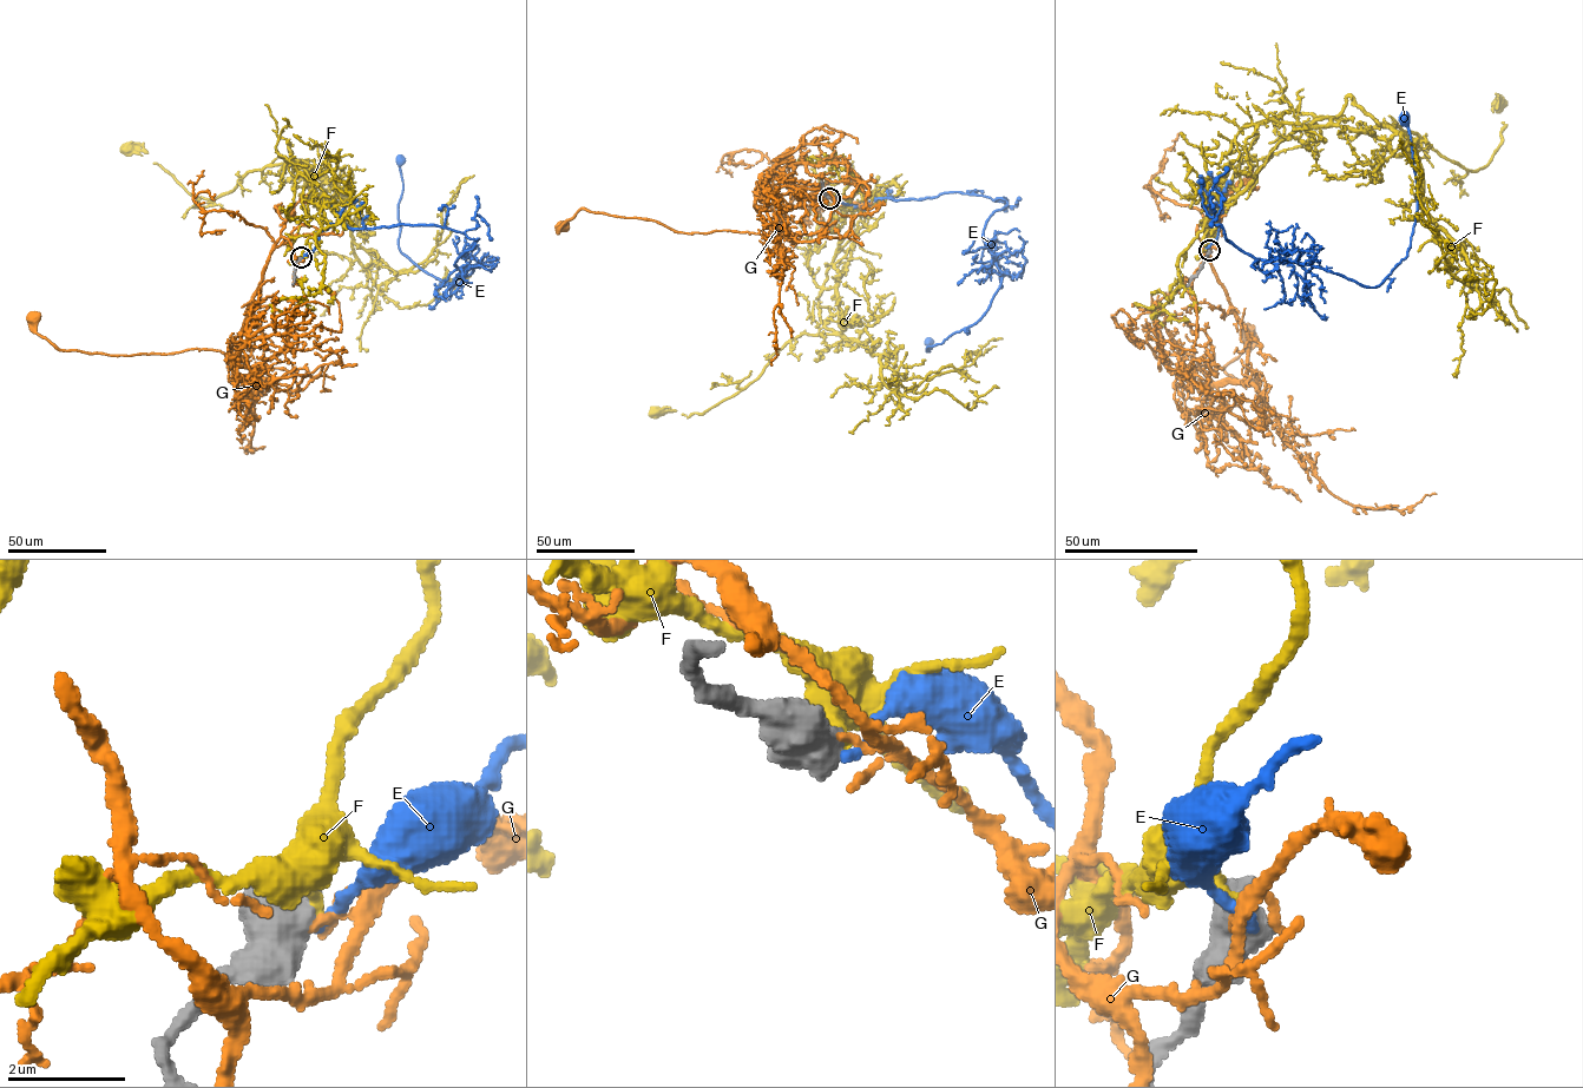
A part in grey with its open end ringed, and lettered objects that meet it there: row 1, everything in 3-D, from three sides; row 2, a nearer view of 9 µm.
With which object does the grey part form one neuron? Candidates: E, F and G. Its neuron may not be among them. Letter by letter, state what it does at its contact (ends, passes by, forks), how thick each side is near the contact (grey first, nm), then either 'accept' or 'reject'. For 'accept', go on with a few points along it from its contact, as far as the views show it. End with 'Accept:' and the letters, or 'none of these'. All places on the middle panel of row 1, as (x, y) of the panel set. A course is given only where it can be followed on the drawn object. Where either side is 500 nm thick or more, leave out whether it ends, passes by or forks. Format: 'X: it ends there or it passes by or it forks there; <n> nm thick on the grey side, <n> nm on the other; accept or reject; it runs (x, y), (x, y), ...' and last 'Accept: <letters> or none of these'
E: 750 nm thick on the grey side, 150 nm on the other; reject
F: 700 nm thick on the grey side, 320 nm on the other; reject
G: 550 nm thick on the grey side, 100 nm on the other; reject
Accept: none of these

